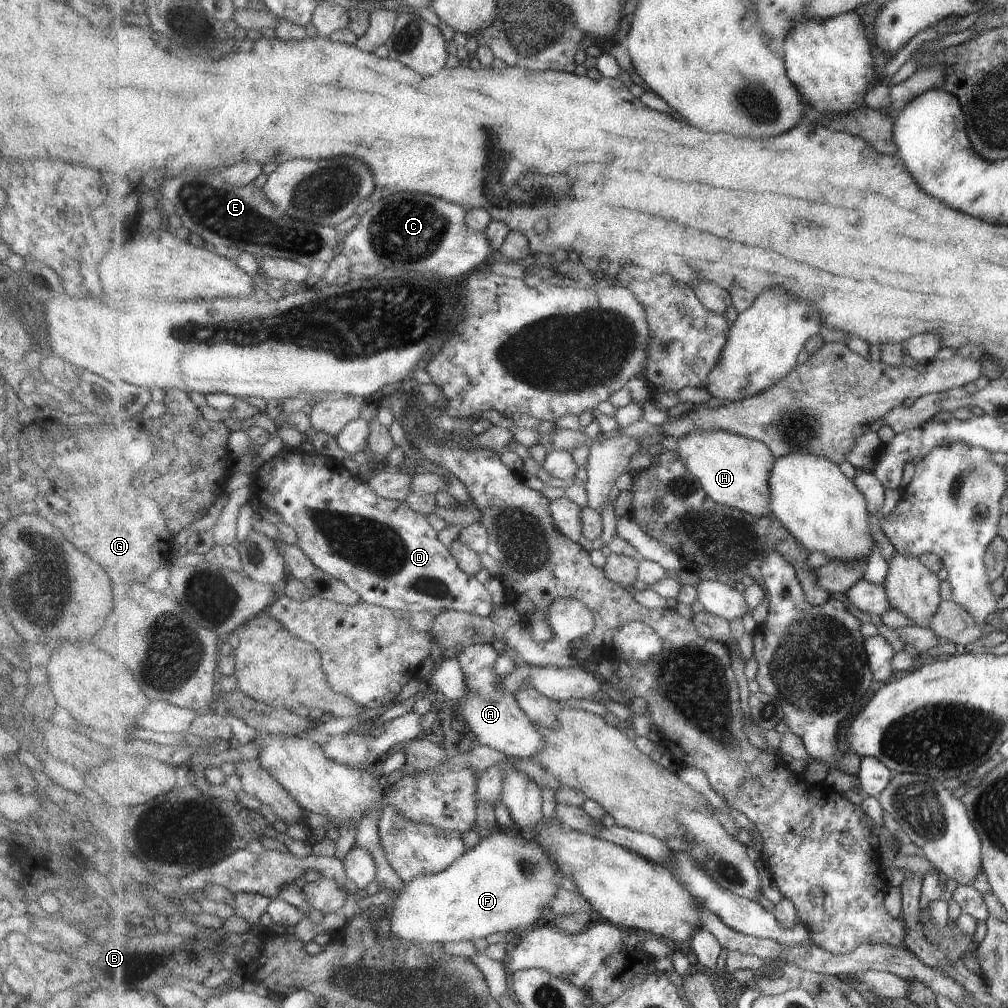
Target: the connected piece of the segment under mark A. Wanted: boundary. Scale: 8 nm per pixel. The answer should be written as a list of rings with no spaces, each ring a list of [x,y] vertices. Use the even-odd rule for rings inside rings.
[[[481,643],[468,645],[457,657],[469,686],[469,694],[455,701],[457,716],[478,737],[479,745],[494,748],[511,757],[531,760],[545,746],[545,738],[541,736],[537,724],[521,708],[515,694],[509,694],[501,688],[501,678],[495,672],[499,652],[491,644]]]

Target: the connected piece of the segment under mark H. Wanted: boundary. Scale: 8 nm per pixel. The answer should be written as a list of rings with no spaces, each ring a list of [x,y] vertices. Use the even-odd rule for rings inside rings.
[[[727,430],[691,432],[678,440],[678,454],[690,476],[715,502],[763,518],[775,516],[771,510],[771,470],[776,458],[763,441]]]

